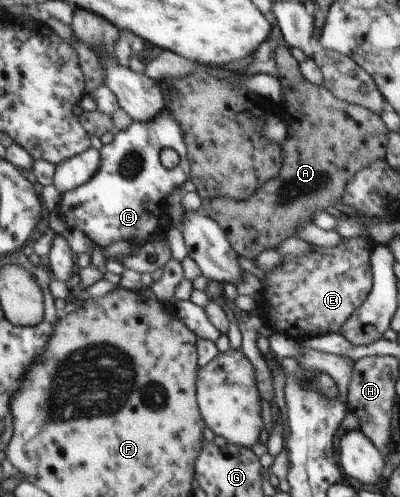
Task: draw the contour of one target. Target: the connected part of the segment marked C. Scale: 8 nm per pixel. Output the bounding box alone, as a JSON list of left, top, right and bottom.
[56,108,190,248]

